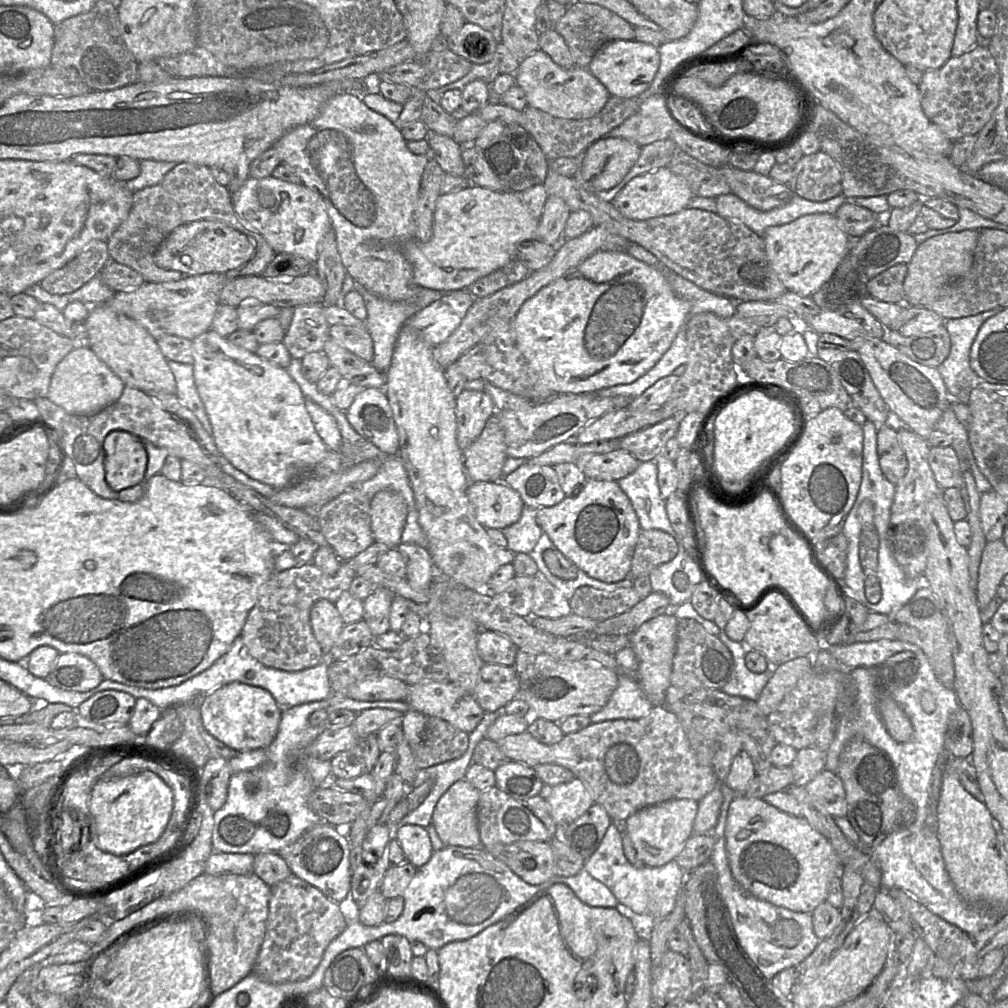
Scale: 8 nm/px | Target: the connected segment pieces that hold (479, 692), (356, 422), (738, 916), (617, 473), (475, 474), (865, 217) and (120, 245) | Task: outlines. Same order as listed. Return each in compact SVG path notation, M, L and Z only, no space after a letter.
M485 663L471 694L485 712L495 712L516 698L518 688L514 667Z
M365 388L345 411L350 425L387 456L399 453L399 435L385 391Z
M724 782L720 783L723 804L718 822L712 831L716 842L710 861L714 865L721 895L730 911L734 929L742 948L755 963L761 973L771 980L780 971L797 967L818 946L820 940L815 935L811 914L793 912L775 906L747 892L733 877L726 849L725 829L728 810L736 793Z
M616 449L585 455L577 464L587 479L617 482L634 472L640 462L628 451Z
M495 415L489 417L480 436L463 452L470 482L503 482L502 470L508 456Z
M845 202L834 214L842 230L858 239L877 225L878 215L862 206Z
M160 184L139 190L133 194L133 203L127 218L107 240L109 257L140 273L145 282L180 280L185 276L183 273L158 267L154 263L154 255L169 234L182 224L179 204Z

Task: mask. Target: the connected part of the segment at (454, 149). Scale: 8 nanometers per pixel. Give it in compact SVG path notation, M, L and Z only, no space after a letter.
M429 132L428 142L433 157L446 172L457 176L465 176L465 166L461 155L461 146L452 137Z

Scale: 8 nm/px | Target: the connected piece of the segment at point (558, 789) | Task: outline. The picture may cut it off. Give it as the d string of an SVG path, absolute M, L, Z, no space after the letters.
M581 780L546 786L541 794L551 808L551 816L558 826L564 826L582 816L594 801Z

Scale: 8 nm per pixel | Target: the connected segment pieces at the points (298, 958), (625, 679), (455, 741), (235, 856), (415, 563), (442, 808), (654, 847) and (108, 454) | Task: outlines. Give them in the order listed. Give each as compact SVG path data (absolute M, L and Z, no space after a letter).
M291 874L271 887L265 937L253 973L261 980L275 984L309 977L319 965L329 943L343 932L348 923L338 903Z
M619 673L617 687L606 705L589 717L593 724L620 719L636 720L649 715L654 707L633 675Z
M427 716L422 742L412 751L421 770L461 757L468 746L468 733L439 717Z
M212 852L204 873L210 875L247 875L253 873L255 854Z
M399 544L396 547L406 559L406 579L414 589L429 587L435 569L431 554L426 547L415 544Z
M462 779L440 797L432 824L445 846L482 847L476 816L480 794L480 790Z
M689 799L669 800L642 808L624 821L624 831L628 834L639 858L649 867L660 867L675 860L693 835L693 824L698 812L698 802Z
M124 430L110 432L104 439L105 479L115 491L142 482L147 466L147 452L141 439Z

